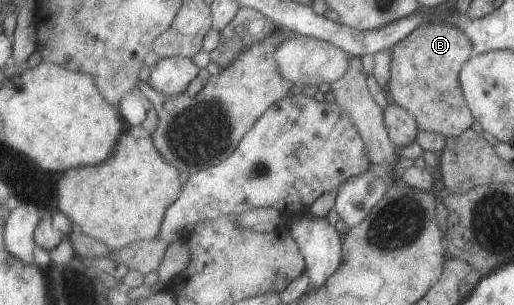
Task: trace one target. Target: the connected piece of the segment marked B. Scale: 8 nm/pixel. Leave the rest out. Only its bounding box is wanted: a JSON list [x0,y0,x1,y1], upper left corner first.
[384,21,474,147]

